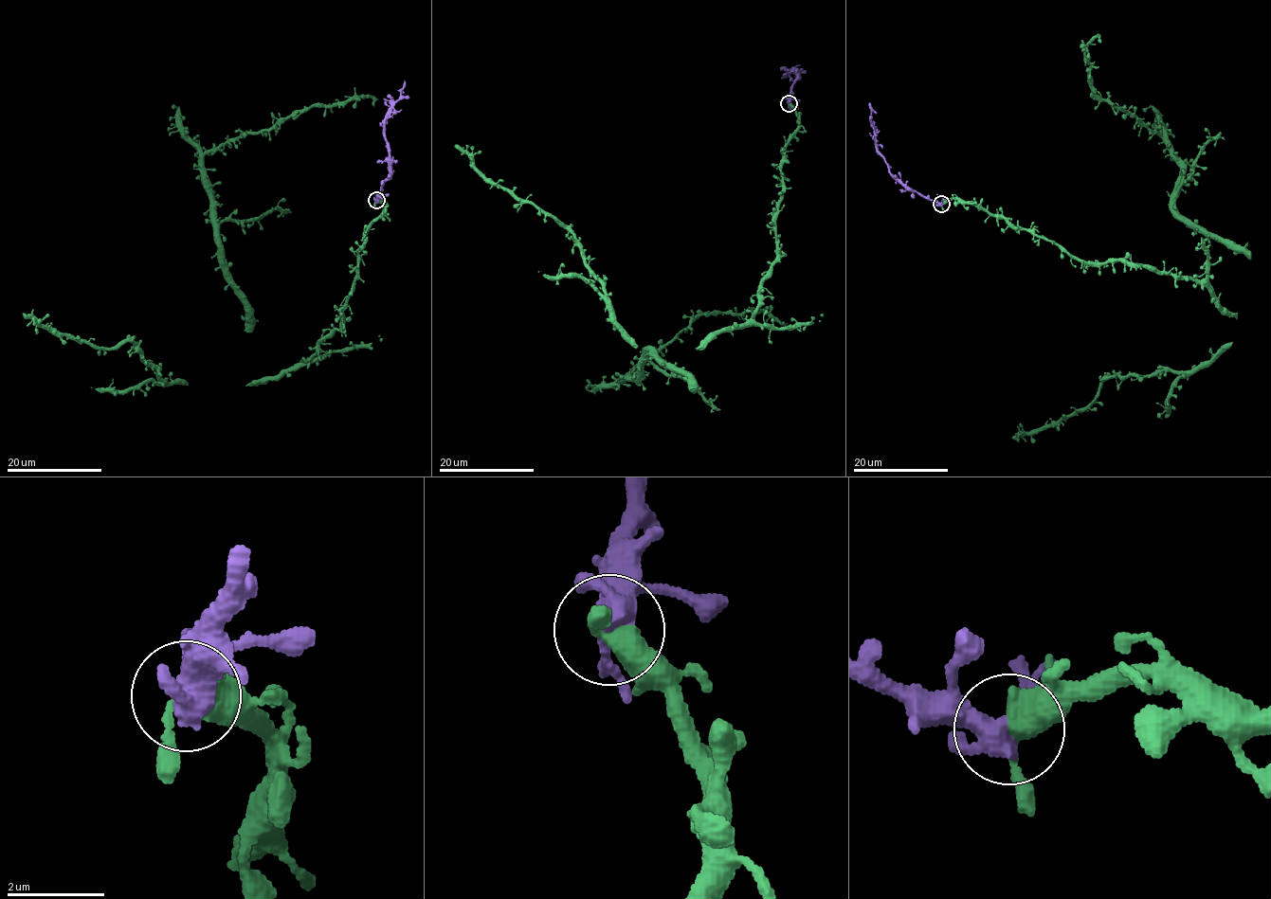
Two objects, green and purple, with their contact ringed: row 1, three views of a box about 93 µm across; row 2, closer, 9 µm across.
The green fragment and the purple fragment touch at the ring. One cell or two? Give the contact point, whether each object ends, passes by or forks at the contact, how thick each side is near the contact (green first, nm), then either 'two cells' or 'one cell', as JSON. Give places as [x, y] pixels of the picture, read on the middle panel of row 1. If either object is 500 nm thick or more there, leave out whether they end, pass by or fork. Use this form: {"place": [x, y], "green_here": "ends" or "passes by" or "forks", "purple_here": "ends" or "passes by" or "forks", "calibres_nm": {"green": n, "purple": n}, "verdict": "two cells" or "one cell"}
{"place": [789, 103], "green_here": "passes by", "purple_here": "forks", "calibres_nm": {"green": 440, "purple": 360}, "verdict": "one cell"}

